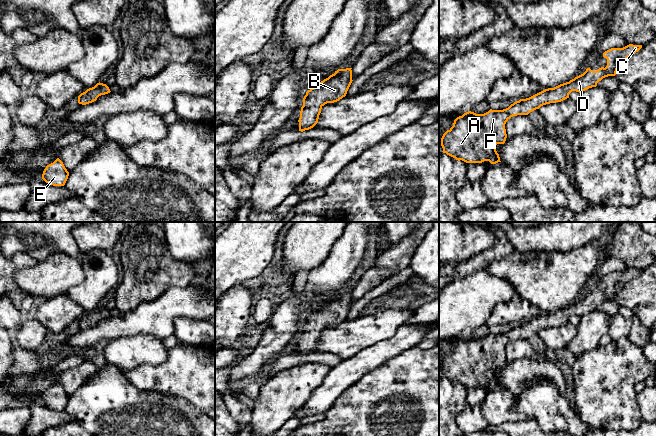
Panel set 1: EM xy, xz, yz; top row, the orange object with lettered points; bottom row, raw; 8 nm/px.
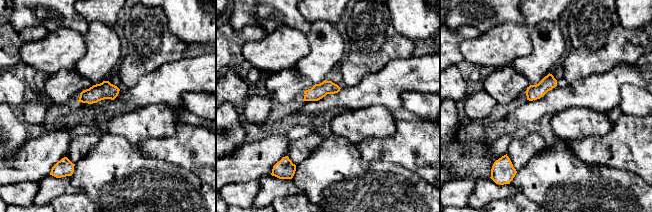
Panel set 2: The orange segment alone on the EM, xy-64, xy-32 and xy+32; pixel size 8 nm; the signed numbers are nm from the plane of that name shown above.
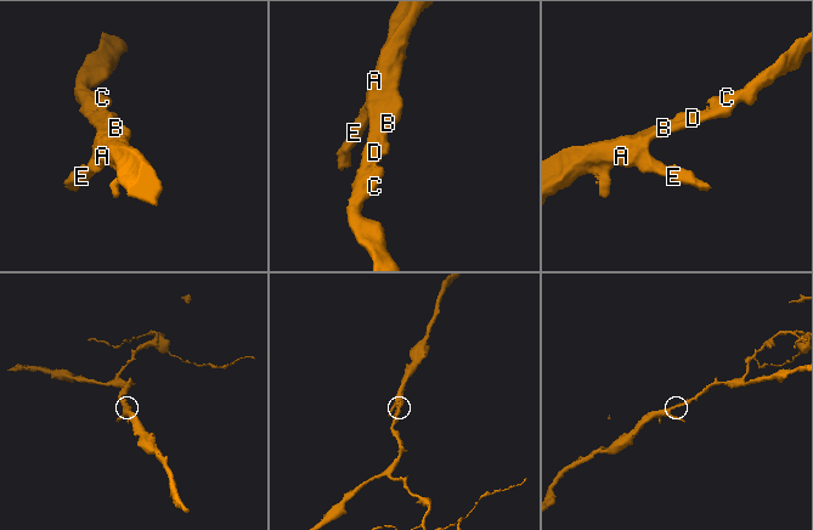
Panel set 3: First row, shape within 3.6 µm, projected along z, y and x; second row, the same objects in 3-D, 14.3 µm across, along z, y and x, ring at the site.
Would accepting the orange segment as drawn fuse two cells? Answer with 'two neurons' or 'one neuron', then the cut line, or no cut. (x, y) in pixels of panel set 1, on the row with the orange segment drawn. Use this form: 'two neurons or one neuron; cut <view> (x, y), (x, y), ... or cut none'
one neuron; cut none

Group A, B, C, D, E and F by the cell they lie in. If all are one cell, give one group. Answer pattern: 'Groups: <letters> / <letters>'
Groups: A B C D E F

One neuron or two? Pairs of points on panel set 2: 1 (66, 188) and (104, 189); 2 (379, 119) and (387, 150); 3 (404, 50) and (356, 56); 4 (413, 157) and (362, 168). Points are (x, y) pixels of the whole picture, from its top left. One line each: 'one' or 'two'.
1: two
2: two
3: one
4: two

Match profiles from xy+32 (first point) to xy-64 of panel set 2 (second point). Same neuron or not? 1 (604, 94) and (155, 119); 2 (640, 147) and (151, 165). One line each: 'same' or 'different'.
1: different
2: different

